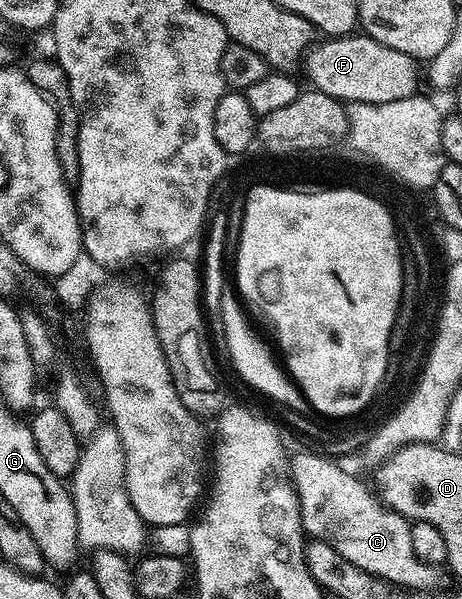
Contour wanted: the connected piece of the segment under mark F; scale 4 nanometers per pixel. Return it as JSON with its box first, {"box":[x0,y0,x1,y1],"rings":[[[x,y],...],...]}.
{"box":[306,35,422,104],"rings":[[[349,35],[347,37],[333,37],[321,40],[315,44],[306,55],[306,66],[308,65],[308,77],[312,80],[313,90],[325,93],[334,98],[335,101],[349,103],[382,104],[393,103],[395,100],[406,100],[415,97],[422,81],[422,69],[416,58],[406,55],[402,51],[394,51],[394,47],[386,47],[367,35]]]}

